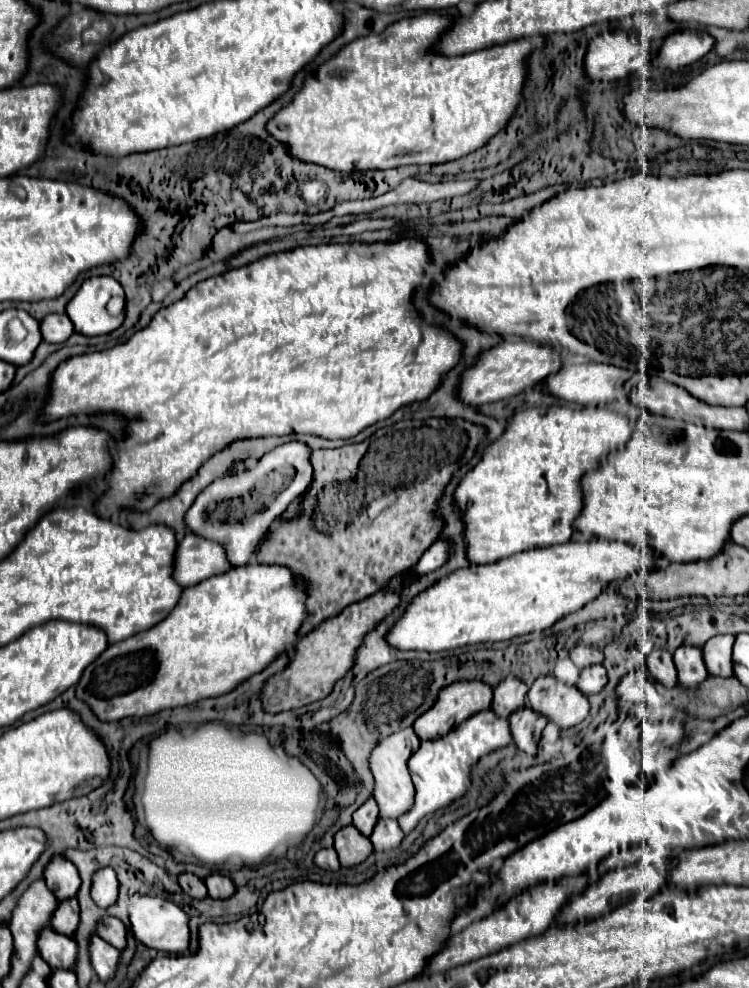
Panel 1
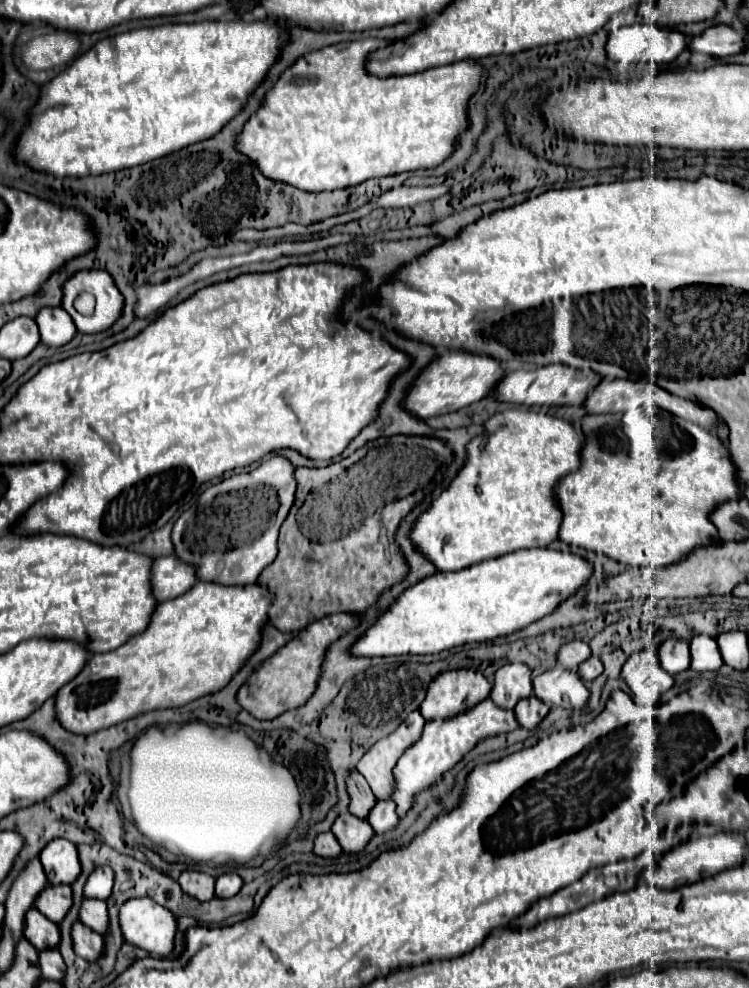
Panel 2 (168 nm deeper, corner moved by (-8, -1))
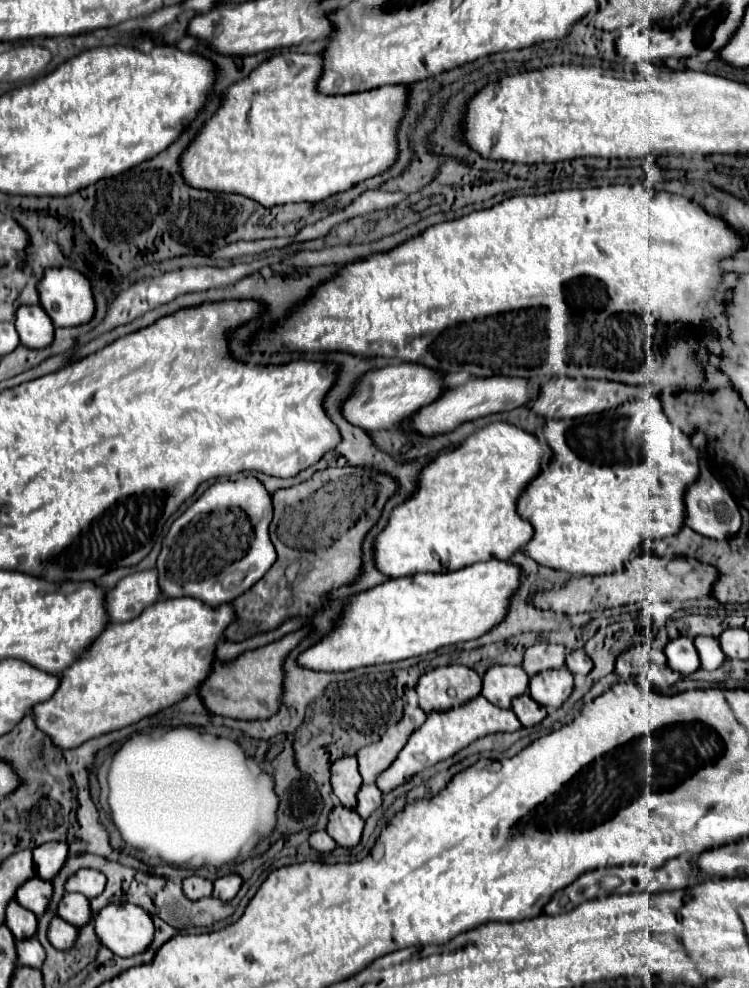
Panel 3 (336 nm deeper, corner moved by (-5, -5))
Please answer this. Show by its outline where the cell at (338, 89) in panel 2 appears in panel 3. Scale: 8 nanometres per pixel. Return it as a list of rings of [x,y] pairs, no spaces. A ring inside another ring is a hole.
[[[285,51],[267,59],[247,79],[229,87],[221,109],[181,157],[187,183],[199,189],[241,193],[271,207],[293,201],[323,201],[391,169],[399,157],[397,127],[409,107],[409,85],[389,85],[349,95],[325,95],[317,87],[323,75],[323,63],[323,55]]]

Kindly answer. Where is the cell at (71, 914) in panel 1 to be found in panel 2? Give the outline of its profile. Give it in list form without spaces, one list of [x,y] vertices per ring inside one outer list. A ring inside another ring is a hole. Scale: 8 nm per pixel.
[[[46,885],[34,901],[34,907],[54,923],[60,923],[66,917],[70,905],[72,905],[70,885]]]

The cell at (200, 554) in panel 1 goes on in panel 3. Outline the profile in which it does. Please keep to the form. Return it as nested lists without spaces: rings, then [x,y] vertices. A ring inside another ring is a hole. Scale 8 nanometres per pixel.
[[[157,569],[127,575],[107,593],[111,623],[125,623],[139,617],[139,613],[159,599],[161,587],[157,583]]]

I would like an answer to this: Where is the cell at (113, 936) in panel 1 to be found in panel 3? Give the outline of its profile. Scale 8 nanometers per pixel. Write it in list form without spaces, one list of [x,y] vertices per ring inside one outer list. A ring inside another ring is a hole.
[[[67,893],[59,903],[59,917],[77,929],[85,927],[91,921],[91,905],[87,897],[79,893]]]

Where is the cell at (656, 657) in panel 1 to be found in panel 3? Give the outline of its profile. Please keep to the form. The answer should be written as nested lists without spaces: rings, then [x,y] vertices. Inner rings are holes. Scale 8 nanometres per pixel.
[[[677,637],[665,647],[667,665],[681,675],[689,675],[699,669],[699,655],[691,637]]]

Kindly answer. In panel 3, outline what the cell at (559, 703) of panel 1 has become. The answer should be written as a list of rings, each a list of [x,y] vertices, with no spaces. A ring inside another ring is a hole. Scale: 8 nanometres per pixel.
[[[549,669],[529,681],[529,695],[545,707],[559,709],[573,691],[573,675],[567,669]]]

